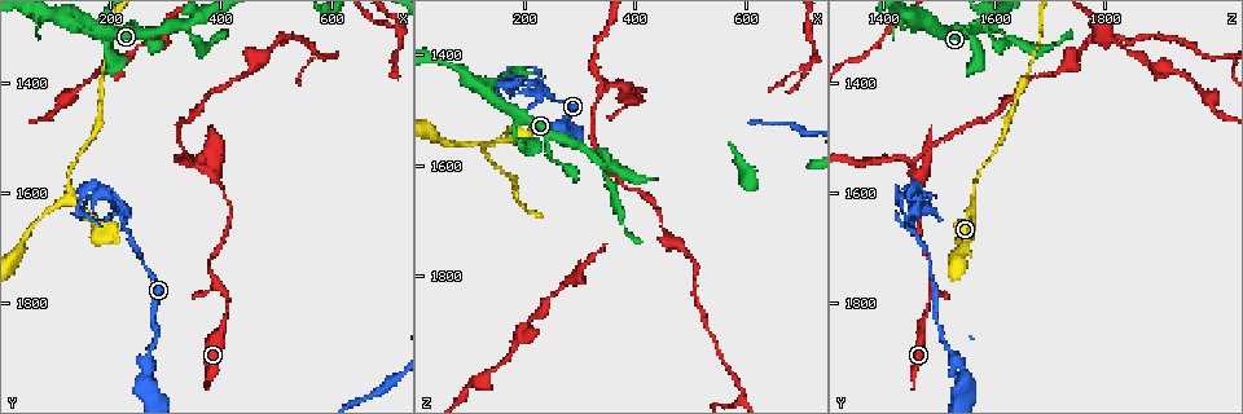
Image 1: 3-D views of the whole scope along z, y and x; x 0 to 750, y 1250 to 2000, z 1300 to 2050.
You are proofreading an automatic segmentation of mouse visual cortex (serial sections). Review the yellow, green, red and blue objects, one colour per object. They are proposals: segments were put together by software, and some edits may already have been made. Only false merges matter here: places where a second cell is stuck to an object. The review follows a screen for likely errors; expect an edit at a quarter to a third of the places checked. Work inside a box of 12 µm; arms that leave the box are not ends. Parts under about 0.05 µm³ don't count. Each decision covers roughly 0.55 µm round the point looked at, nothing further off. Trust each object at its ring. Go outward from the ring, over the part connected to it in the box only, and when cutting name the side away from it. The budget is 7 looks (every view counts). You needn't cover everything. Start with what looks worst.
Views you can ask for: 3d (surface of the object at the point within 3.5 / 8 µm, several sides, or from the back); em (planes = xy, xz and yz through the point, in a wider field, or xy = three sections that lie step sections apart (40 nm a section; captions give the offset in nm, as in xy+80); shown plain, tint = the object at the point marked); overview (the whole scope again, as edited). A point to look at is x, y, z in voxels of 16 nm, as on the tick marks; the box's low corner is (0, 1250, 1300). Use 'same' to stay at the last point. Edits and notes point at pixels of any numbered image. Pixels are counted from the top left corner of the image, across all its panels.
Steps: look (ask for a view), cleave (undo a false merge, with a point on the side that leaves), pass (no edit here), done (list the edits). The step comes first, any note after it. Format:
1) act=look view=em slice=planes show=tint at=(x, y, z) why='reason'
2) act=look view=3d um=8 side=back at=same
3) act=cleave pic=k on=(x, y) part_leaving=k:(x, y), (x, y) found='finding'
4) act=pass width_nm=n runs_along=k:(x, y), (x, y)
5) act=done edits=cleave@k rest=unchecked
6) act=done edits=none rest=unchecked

act=look view=3d um=3.5 at=(390, 1575, 1470) why='thin arm on a thick one'

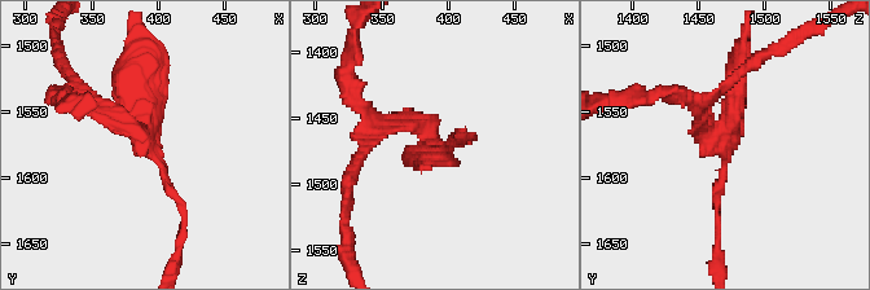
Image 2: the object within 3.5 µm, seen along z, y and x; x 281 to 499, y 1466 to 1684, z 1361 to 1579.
act=look view=em slice=planes show=tint at=(390, 1580, 1468) arms=3 arm_widths_nm=100,150,250 why='shape alone is not enough'

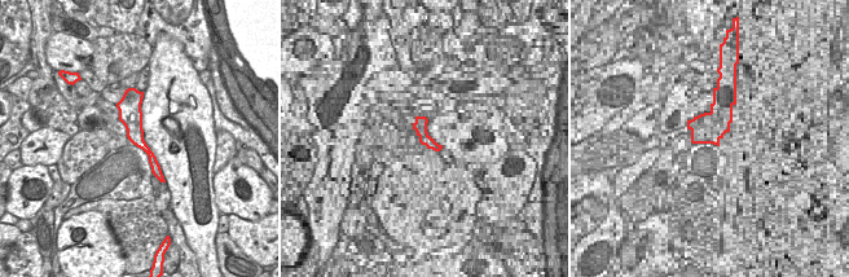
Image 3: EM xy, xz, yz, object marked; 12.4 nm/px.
act=look view=em slice=xy step=3 show=tint at=same why='cut it another way'

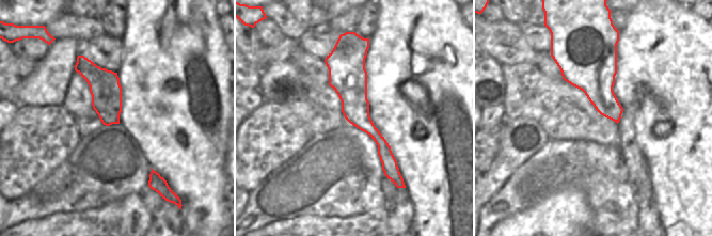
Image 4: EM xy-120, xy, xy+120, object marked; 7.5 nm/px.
act=cleave pic=2 on=(92, 95) part_leaving=2:(143, 141), (64, 66) found='two cells meet here'

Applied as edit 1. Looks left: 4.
act=look view=overview why='see it whole again'

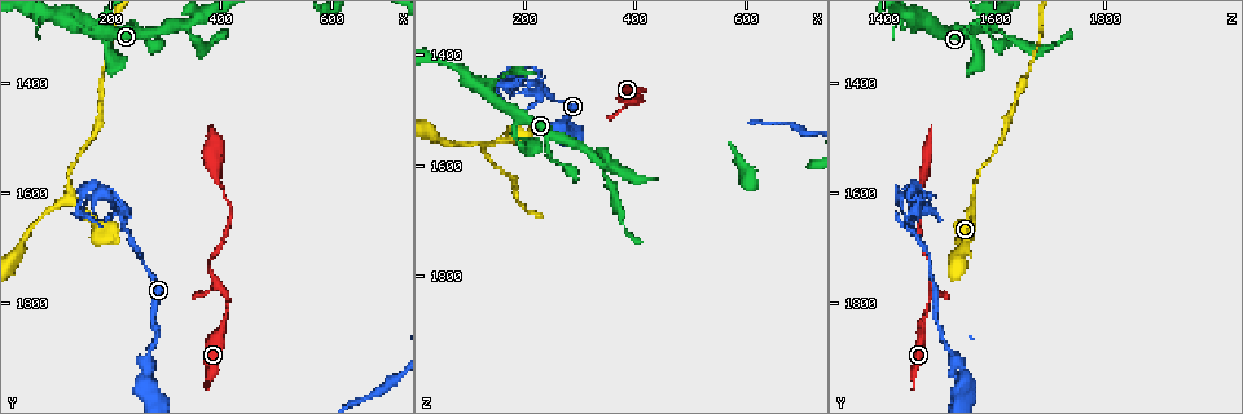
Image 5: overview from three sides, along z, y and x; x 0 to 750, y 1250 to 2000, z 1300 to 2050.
act=look view=em slice=xy step=3 show=tint at=(135, 1615, 1560) why='a narrow waist'

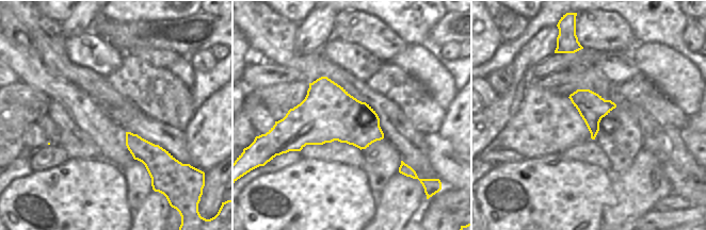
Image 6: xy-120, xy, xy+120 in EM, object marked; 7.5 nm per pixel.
act=look view=3d um=3.5 at=same

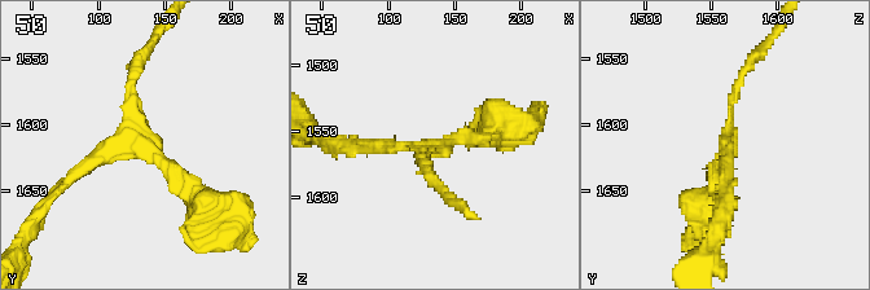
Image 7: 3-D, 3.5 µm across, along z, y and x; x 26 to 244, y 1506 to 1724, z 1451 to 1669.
act=pass arm_widths_nm=100,200,200 runs_along=7:(202, 203), (146, 144), (67, 184) found='continuous, no second cell'

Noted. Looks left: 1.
act=done edits=cleave@2 rest=unchecked

